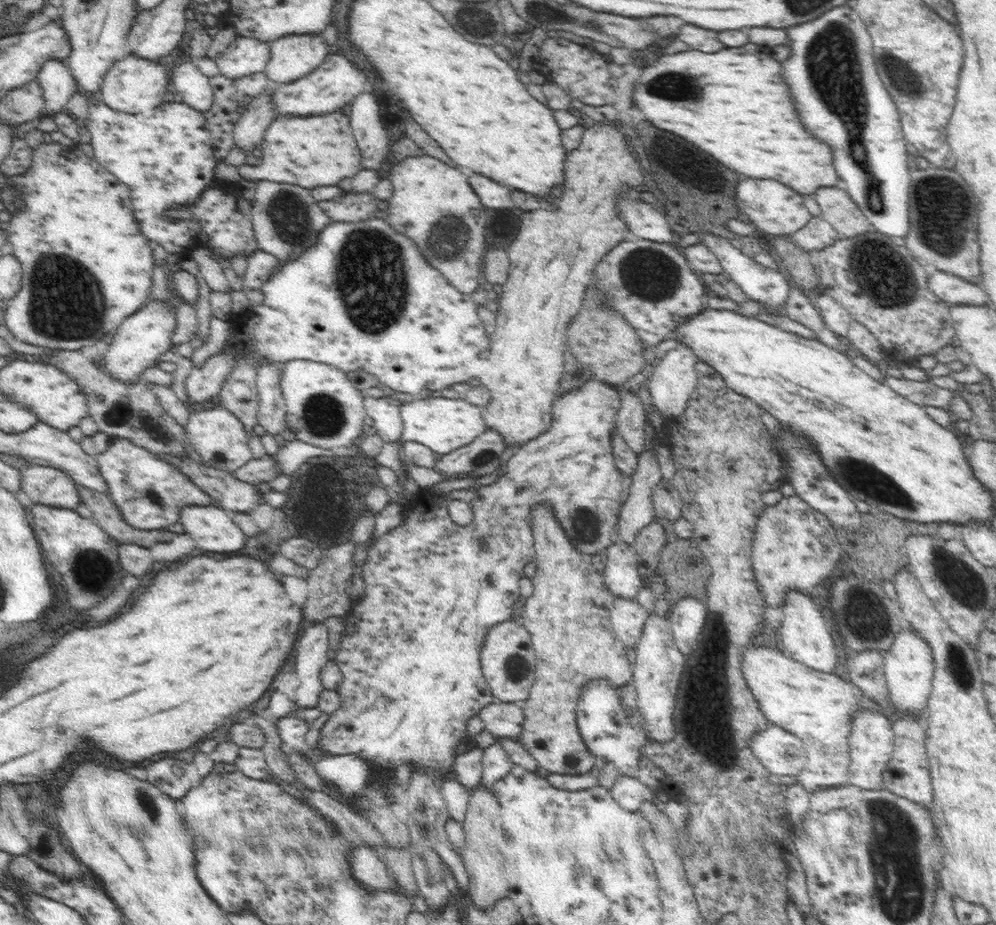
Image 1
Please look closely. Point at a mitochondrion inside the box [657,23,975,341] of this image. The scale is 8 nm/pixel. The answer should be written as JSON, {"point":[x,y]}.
{"point":[941,227]}

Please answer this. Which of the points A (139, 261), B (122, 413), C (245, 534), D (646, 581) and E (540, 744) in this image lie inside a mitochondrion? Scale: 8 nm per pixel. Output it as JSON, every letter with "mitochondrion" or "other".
{"A":"other","B":"mitochondrion","C":"other","D":"other","E":"other"}

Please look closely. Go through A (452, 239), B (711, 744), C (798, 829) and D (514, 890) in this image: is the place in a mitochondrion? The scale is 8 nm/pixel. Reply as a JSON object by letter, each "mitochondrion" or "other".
{"A":"mitochondrion","B":"mitochondrion","C":"other","D":"other"}

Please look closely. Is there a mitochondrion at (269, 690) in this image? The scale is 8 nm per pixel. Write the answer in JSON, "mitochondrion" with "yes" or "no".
{"mitochondrion":"no"}

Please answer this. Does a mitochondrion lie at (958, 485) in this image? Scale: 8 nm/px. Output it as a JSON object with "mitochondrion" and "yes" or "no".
{"mitochondrion":"no"}

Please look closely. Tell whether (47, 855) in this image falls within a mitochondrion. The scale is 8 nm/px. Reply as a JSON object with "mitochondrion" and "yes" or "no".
{"mitochondrion":"yes"}

